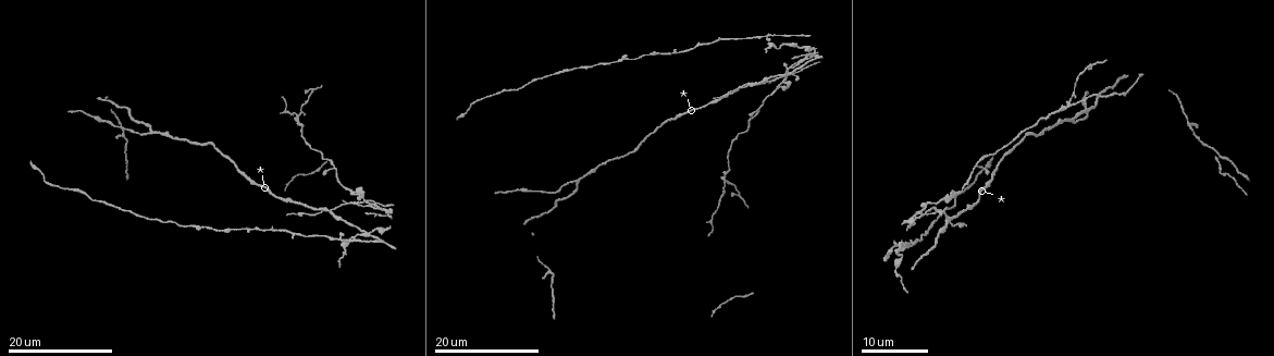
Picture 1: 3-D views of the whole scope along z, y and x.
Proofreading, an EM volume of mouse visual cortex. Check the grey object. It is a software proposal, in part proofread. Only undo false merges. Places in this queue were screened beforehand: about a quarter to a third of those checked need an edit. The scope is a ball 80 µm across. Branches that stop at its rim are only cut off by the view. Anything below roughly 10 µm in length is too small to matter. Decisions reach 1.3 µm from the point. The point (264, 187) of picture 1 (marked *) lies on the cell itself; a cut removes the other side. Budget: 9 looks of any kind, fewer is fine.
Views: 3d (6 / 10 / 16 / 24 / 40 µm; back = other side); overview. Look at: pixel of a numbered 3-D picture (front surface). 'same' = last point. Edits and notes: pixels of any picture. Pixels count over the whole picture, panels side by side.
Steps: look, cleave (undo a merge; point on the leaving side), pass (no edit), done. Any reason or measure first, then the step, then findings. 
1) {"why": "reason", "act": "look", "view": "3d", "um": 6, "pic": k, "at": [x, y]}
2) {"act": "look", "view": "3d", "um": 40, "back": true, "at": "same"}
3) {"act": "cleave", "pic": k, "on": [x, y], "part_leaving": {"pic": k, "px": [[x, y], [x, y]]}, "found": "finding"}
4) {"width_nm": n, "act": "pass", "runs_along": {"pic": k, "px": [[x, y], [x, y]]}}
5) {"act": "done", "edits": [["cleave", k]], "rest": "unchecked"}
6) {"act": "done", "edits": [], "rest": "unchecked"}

{"why": "calibre changes", "act": "look", "view": "3d", "um": 24, "pic": 1, "at": [626, 59]}

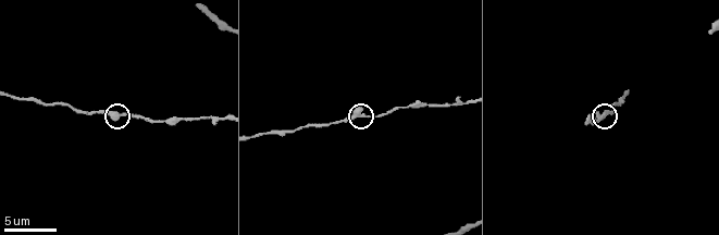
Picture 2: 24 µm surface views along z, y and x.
{"act": "look", "view": "3d", "um": 10, "pic": 2, "at": [366, 115]}

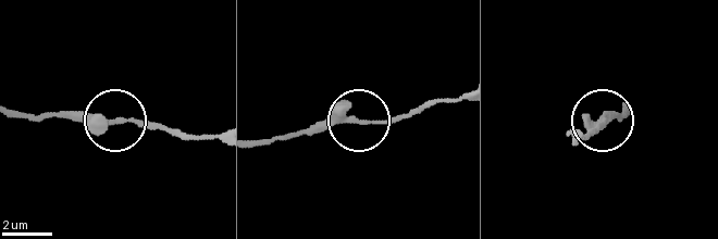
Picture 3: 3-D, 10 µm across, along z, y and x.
{"act": "pass", "runs_along": {"pic": 3, "px": [[458, 97], [428, 101], [378, 124], [334, 117], [280, 136]]}, "found": "all the same cell"}

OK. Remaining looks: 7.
{"why": "thick turns thin", "act": "look", "view": "3d", "um": 16, "pic": 1, "at": [297, 202]}

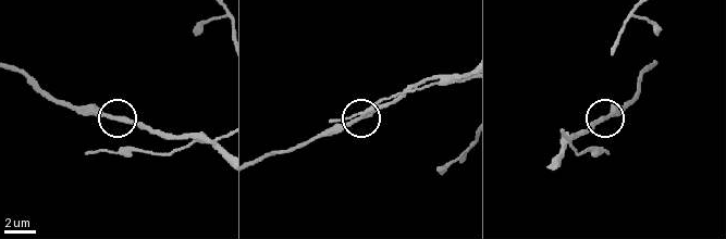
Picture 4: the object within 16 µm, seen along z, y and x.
{"why": "zoom in", "act": "look", "view": "3d", "um": 6, "pic": 4, "at": [108, 114]}

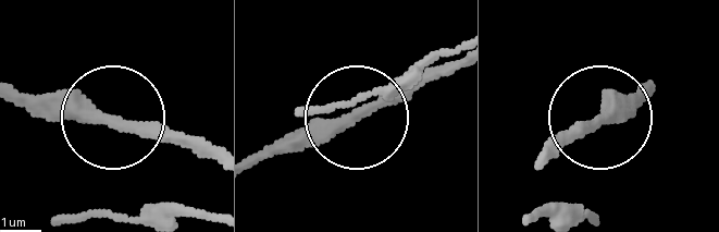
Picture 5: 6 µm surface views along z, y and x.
{"act": "pass", "found": "one cell here"}

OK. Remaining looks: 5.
{"why": "side arm on a straight run", "act": "look", "view": "3d", "um": 24, "pic": 1, "at": [947, 221]}

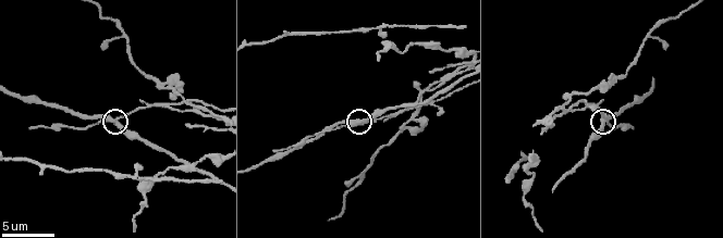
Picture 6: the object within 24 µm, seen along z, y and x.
{"act": "look", "view": "3d", "um": 10, "pic": 6, "at": [359, 121]}

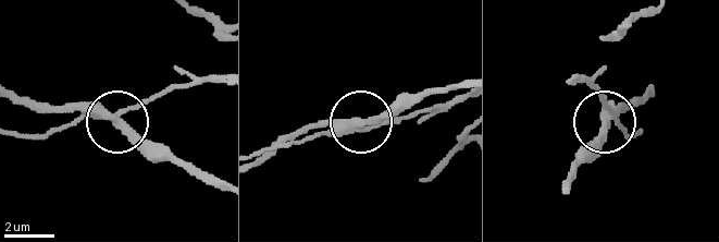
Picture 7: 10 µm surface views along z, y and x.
{"width_nm": 280, "act": "cleave", "pic": 7, "on": [134, 106], "part_leaving": {"pic": 7, "px": [[100, 110], [129, 110], [173, 89], [217, 80]]}, "found": "two cells meet here"}

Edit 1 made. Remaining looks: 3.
{"act": "look", "view": "overview"}

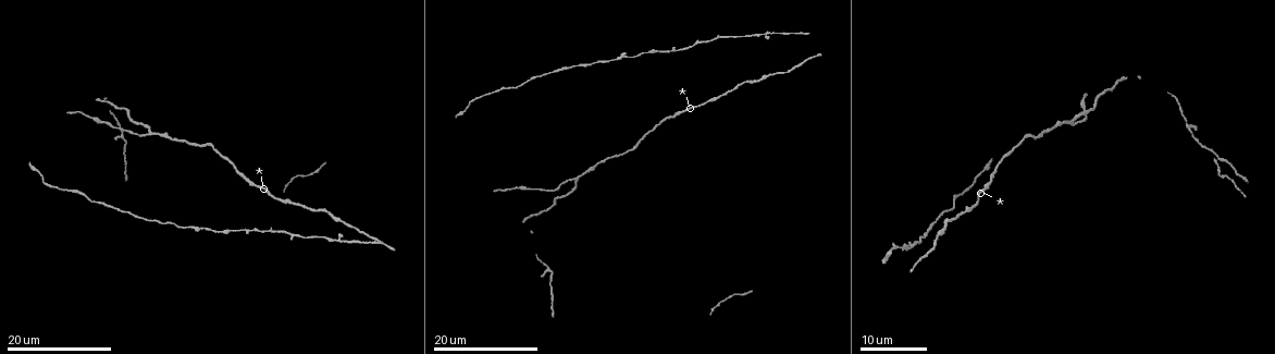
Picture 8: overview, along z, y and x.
{"why": "a narrow waist", "act": "look", "view": "3d", "um": 24, "pic": 8, "at": [550, 208]}

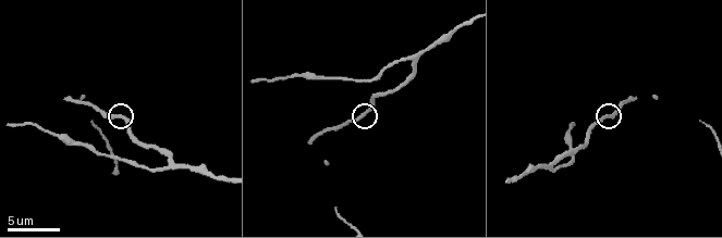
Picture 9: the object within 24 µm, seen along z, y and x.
{"why": "zoom in", "act": "look", "view": "3d", "um": 6, "pic": 9, "at": [607, 115]}

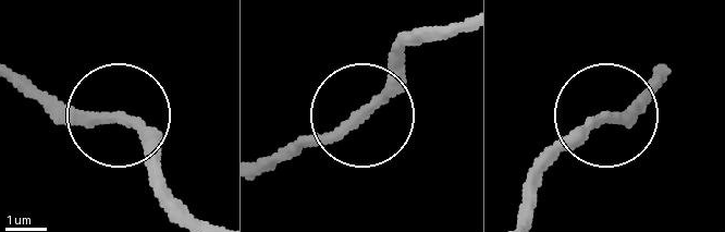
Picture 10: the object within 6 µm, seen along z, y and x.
{"act": "pass", "runs_along": {"pic": 10, "px": [[517, 214], [579, 141], [649, 102]]}, "found": "all the same cell"}

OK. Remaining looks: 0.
{"act": "done", "edits": [["cleave", 7]], "rest": "unchecked"}

